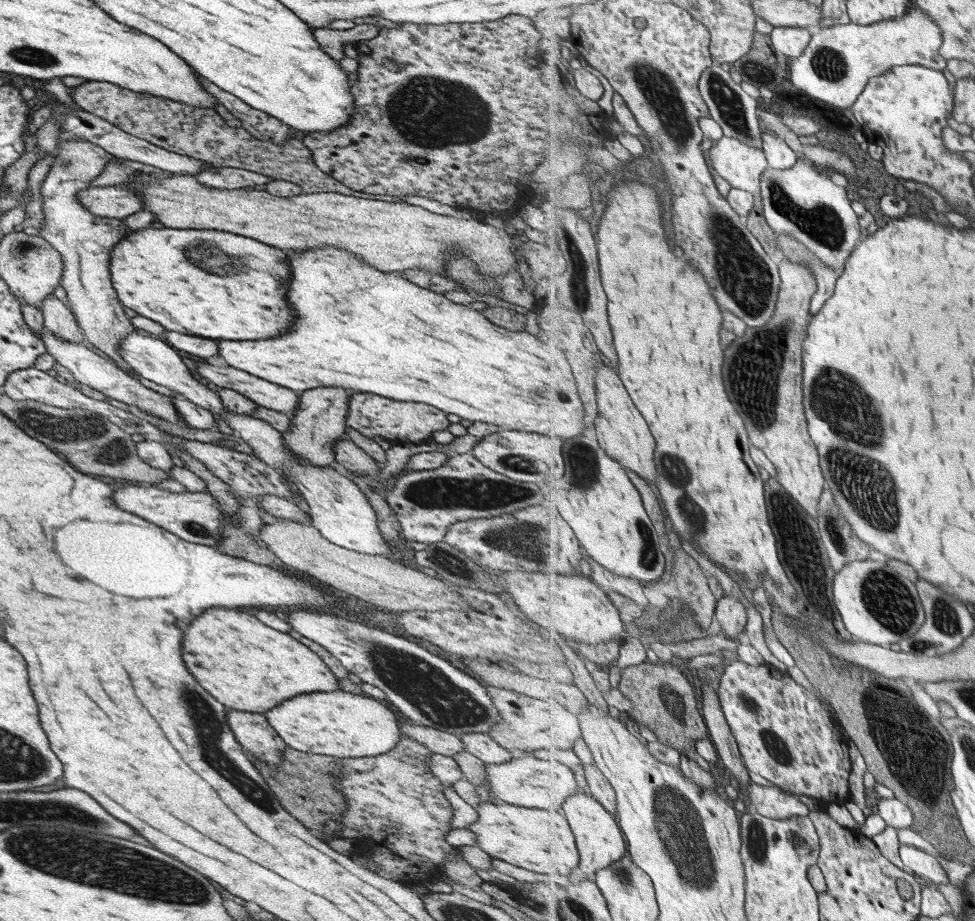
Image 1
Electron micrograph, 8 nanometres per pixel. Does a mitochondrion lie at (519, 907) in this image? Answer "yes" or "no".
no

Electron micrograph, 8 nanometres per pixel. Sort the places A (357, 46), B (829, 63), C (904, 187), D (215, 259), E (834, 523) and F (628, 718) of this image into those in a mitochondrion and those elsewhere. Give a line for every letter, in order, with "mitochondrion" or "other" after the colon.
A: other
B: mitochondrion
C: other
D: mitochondrion
E: mitochondrion
F: other

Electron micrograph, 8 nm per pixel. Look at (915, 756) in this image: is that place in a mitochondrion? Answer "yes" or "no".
yes

